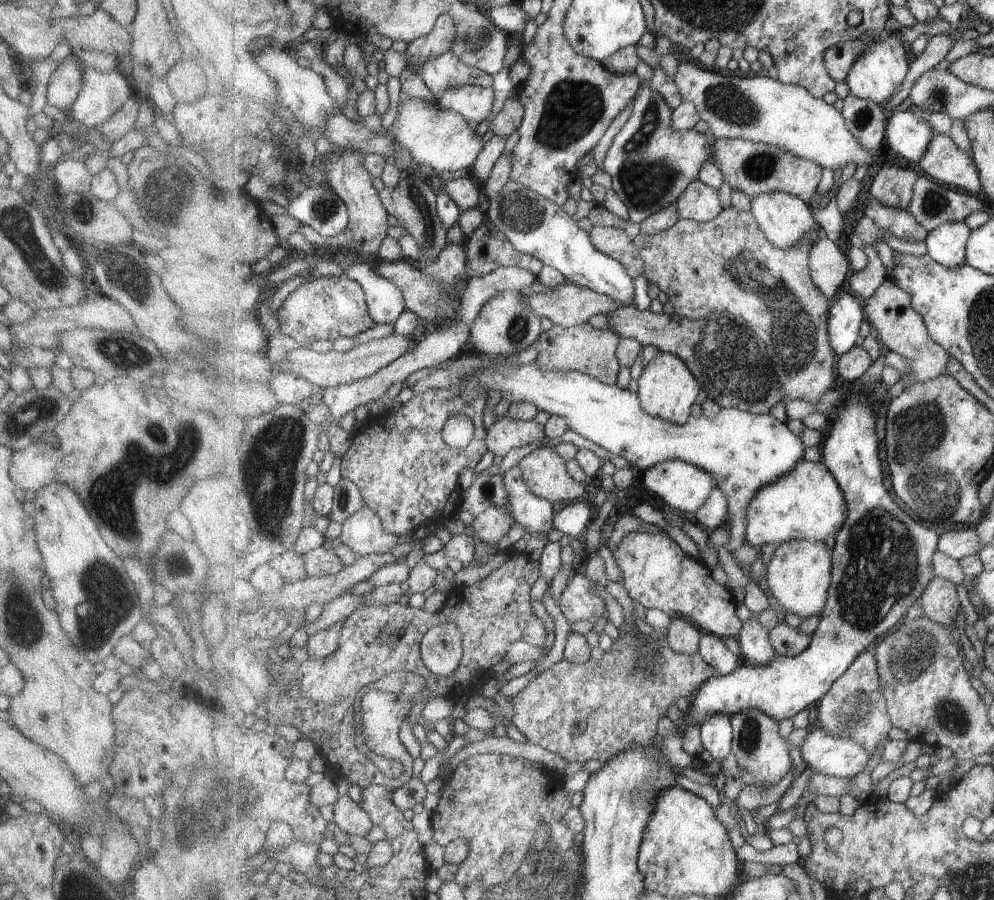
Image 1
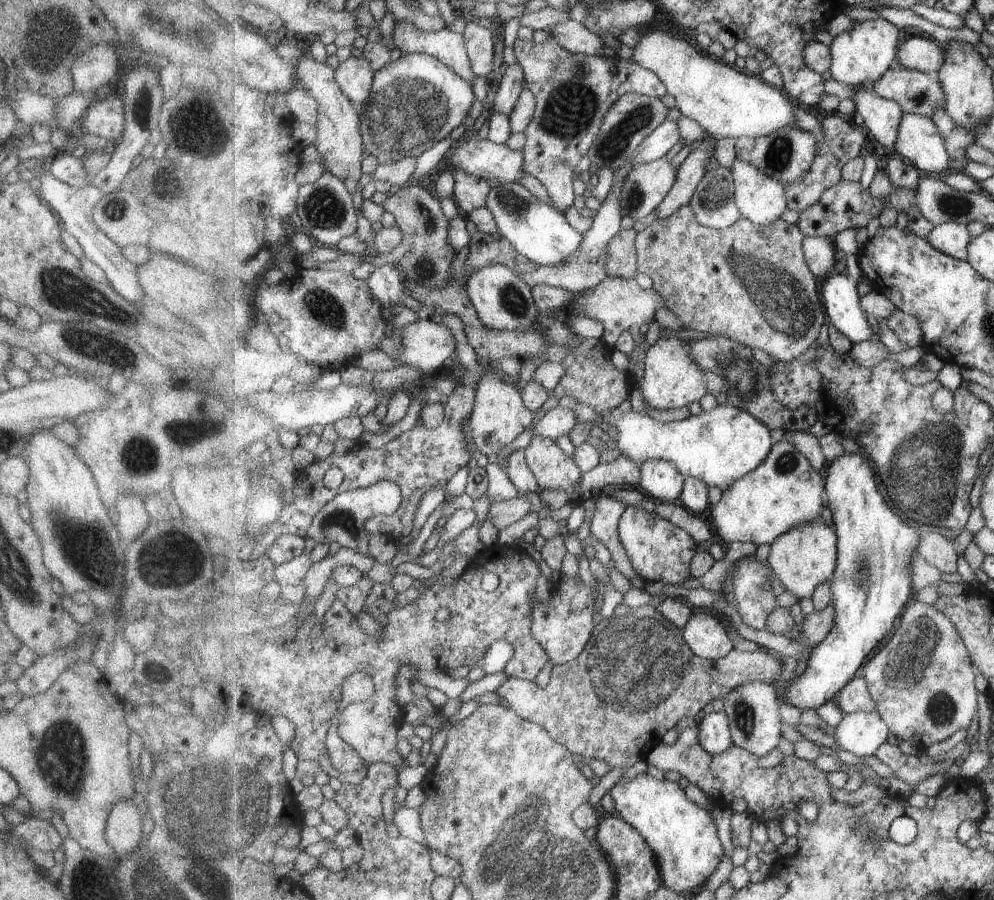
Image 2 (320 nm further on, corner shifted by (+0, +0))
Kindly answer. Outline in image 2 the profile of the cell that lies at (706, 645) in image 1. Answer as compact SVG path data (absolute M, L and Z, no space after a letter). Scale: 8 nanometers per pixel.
M695 611L685 626L684 637L696 655L707 660L719 660L735 648L725 626L715 615Z

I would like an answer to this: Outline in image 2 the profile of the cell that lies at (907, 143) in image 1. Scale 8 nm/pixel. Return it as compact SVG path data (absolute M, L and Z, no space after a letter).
M868 85L857 89L852 99L874 138L881 145L894 148L905 113L903 107L898 102L879 96L873 86Z

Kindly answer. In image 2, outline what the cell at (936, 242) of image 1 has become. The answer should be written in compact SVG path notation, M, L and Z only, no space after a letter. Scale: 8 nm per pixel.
M951 221L936 225L933 232L926 236L926 239L937 250L942 250L953 258L967 261L969 246L973 238L967 225Z

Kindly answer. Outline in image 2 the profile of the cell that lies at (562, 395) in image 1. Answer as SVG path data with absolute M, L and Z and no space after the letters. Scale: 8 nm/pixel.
M719 405L710 411L703 411L700 415L691 414L690 417L681 421L659 422L648 416L646 412L622 413L615 408L612 412L607 412L598 417L596 422L604 421L609 426L613 426L617 432L616 446L623 456L627 456L641 466L648 460L667 460L672 462L687 477L703 480L707 486L715 486L721 491L727 490L733 482L737 482L743 476L753 472L755 468L762 464L767 455L773 448L773 438L771 438L771 429L766 423L761 422L755 415L746 410L741 410L733 405Z

